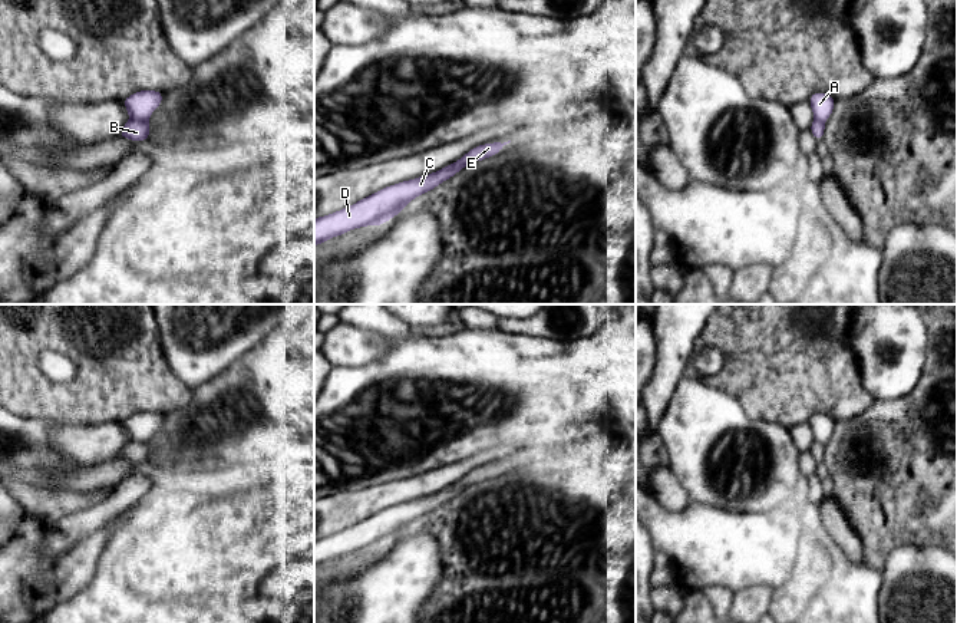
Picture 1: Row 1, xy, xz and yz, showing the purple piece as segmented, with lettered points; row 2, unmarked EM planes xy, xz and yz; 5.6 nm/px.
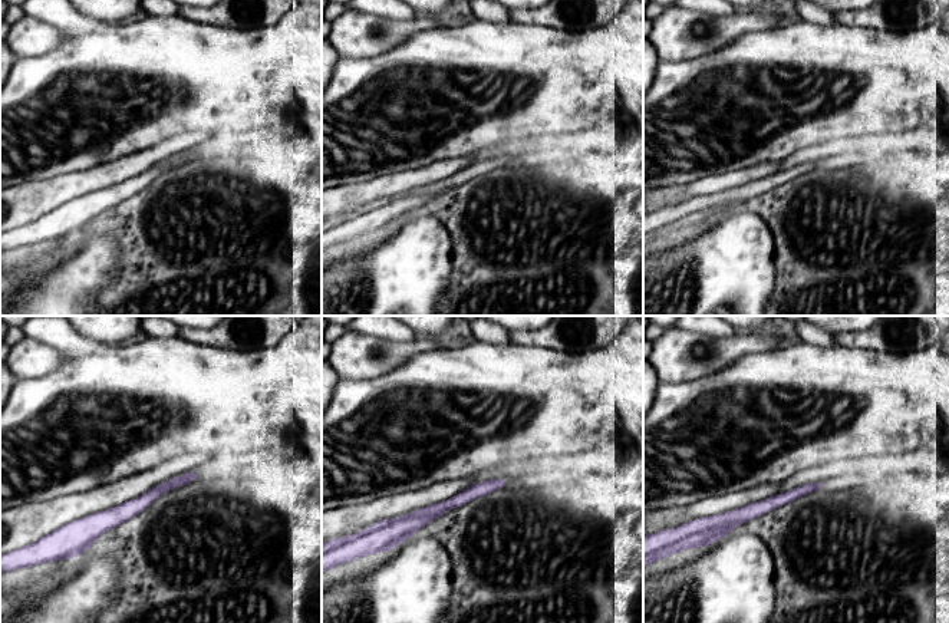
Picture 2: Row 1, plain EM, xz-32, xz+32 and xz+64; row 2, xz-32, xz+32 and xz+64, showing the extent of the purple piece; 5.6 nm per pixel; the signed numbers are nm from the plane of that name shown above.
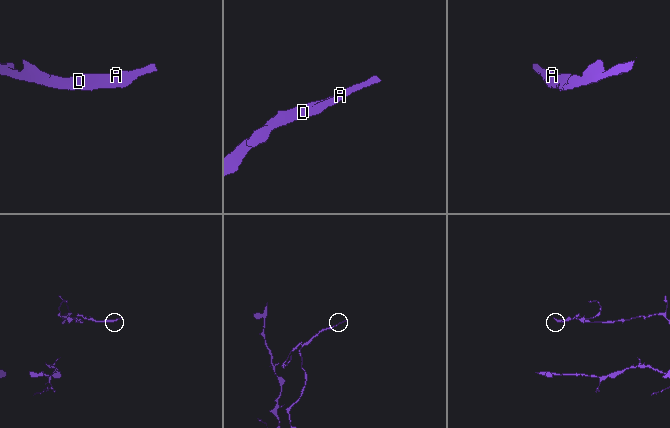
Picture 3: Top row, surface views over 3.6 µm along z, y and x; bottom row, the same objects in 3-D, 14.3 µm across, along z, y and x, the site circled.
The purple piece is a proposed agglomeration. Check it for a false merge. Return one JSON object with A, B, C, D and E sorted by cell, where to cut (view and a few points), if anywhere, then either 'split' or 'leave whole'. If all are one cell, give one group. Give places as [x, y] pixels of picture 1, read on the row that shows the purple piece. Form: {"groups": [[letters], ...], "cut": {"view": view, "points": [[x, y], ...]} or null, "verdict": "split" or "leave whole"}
{"groups": [["A", "C", "D"], ["B", "E"]], "cut": {"view": "xz", "points": [[464, 165], [445, 168]]}, "verdict": "split"}

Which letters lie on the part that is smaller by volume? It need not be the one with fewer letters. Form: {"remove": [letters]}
{"remove": ["A", "C", "D"]}

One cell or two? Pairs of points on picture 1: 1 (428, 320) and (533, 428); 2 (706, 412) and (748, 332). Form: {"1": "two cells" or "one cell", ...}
{"1": "two cells", "2": "two cells"}

